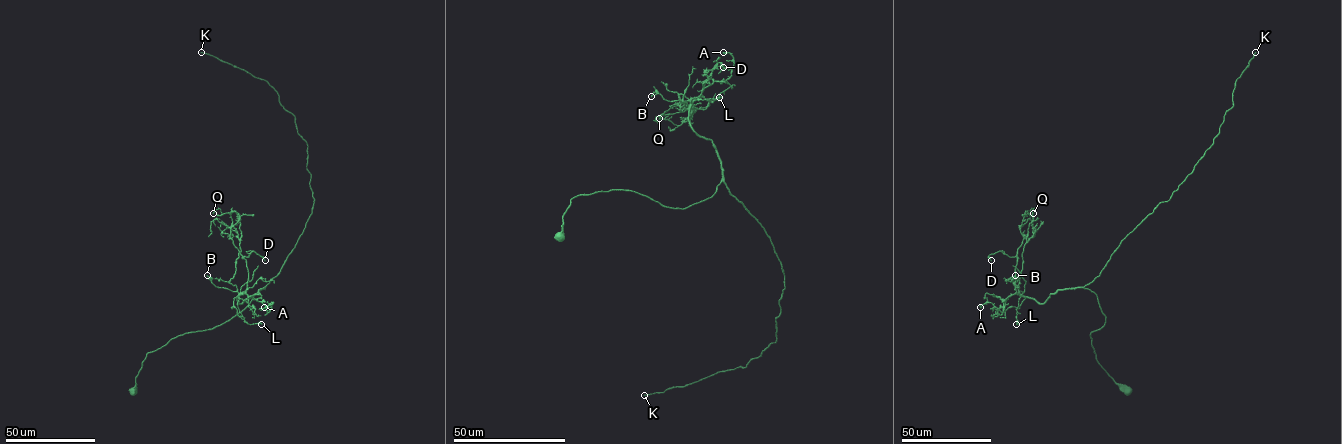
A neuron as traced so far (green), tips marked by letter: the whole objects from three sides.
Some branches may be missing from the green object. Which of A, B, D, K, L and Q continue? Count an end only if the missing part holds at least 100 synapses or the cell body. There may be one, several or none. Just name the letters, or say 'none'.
K

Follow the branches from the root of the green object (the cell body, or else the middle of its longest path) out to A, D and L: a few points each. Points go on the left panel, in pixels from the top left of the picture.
A: (133, 391), (148, 353), (229, 320), (264, 288), (239, 303), (243, 293), (267, 312), (273, 303), (264, 307)
D: (133, 391), (148, 353), (239, 313), (264, 288), (237, 300), (247, 286), (244, 257), (254, 251), (265, 260)
L: (133, 391), (148, 353), (178, 336), (229, 320), (263, 287), (242, 303), (237, 298), (244, 320), (261, 324)

